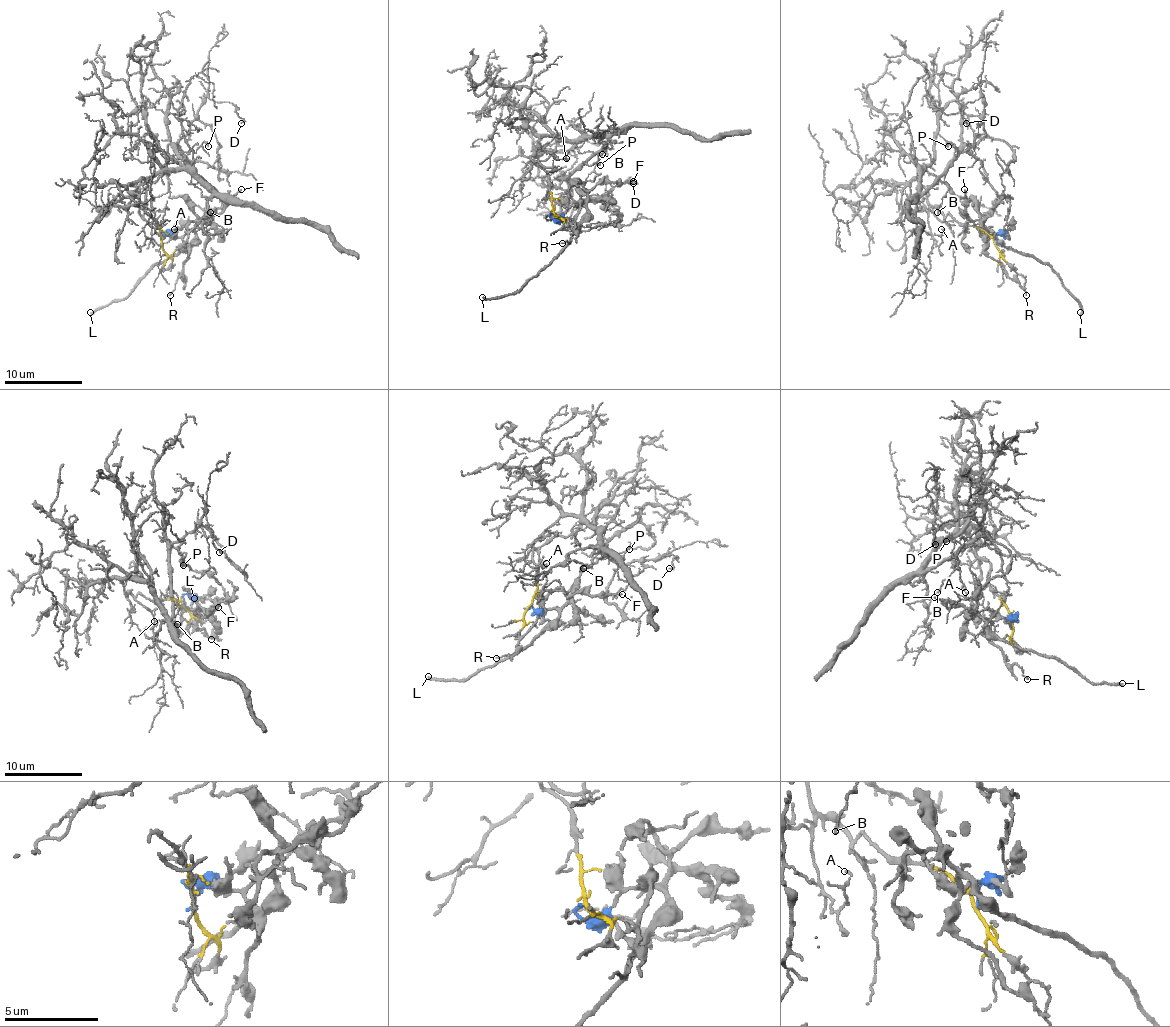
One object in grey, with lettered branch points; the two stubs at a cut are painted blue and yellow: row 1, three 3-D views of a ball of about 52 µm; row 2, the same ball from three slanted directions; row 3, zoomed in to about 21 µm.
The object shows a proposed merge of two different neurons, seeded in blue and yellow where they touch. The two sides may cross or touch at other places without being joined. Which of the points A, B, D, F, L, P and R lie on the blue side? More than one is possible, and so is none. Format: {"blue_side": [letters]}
{"blue_side": ["F", "L", "R"]}

